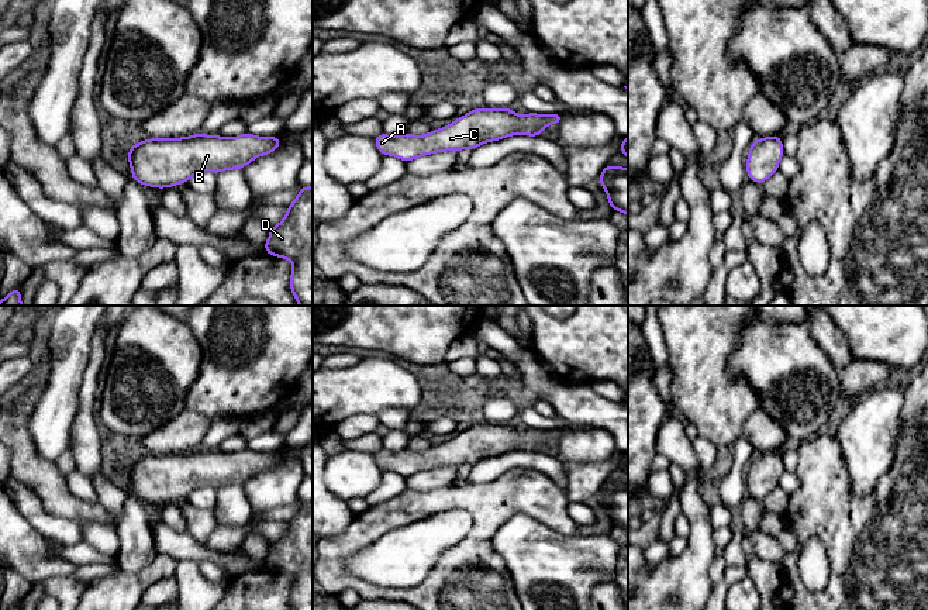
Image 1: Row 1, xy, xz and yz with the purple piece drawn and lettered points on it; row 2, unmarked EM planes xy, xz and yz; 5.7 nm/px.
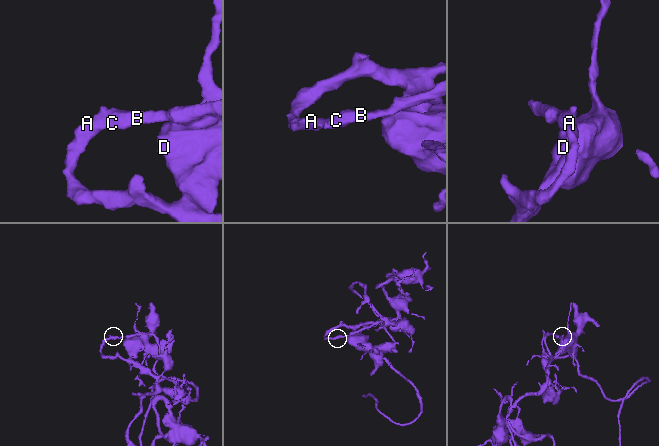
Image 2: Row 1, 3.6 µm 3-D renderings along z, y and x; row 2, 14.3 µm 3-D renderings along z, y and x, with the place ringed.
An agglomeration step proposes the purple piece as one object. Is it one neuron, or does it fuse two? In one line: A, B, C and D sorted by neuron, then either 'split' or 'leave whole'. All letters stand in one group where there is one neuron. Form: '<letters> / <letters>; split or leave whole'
A B C D; leave whole

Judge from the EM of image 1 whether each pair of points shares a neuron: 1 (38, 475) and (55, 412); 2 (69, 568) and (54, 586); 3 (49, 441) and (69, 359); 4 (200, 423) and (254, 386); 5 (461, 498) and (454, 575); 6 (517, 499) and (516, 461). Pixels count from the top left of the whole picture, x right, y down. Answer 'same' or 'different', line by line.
1: different
2: different
3: same
4: different
5: same
6: different

